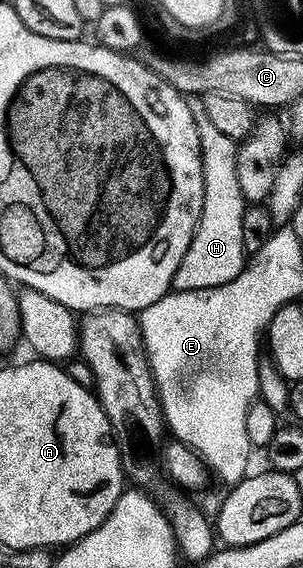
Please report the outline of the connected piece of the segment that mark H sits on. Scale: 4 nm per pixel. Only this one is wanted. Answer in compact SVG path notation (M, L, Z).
M187 96L189 114L193 114L193 122L197 126L199 135L199 149L203 159L203 205L199 215L199 224L195 228L193 238L189 242L189 250L185 250L185 258L177 266L177 270L171 279L171 288L177 292L188 292L189 290L205 290L213 286L225 286L225 282L233 282L245 267L245 253L242 246L242 216L249 205L241 194L241 182L237 182L237 157L239 149L236 141L231 140L209 118L205 111L205 102L201 96Z

